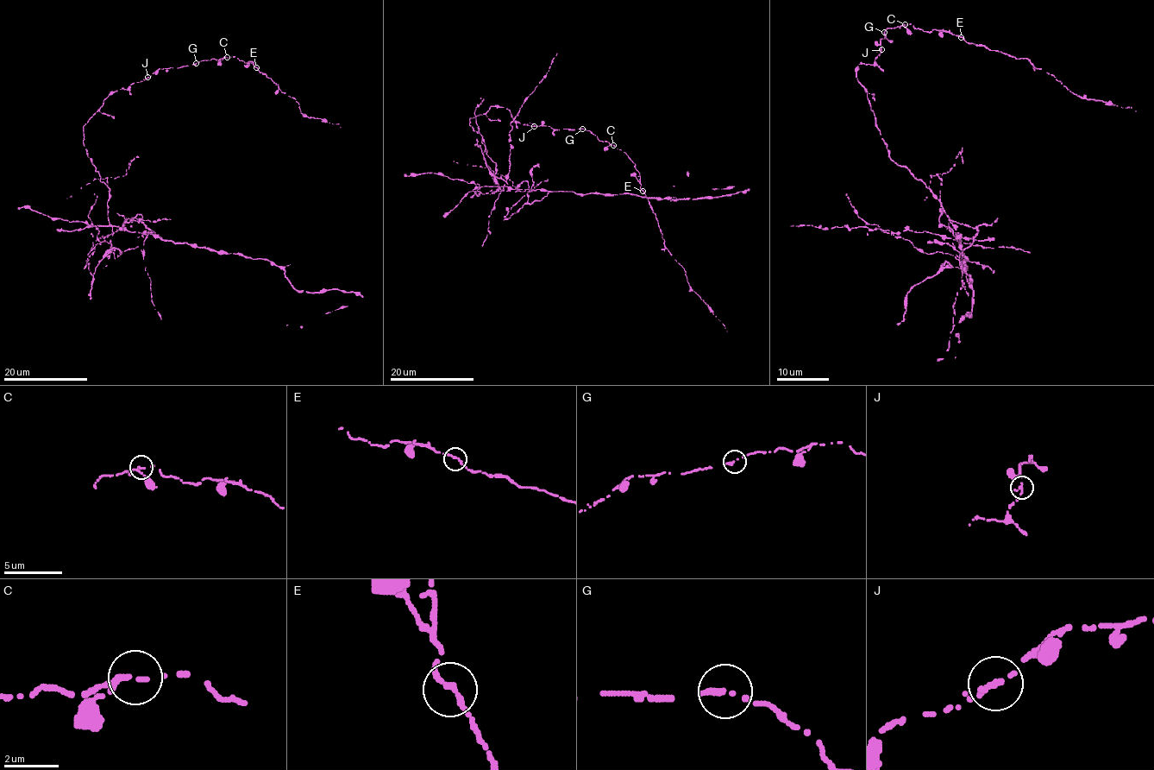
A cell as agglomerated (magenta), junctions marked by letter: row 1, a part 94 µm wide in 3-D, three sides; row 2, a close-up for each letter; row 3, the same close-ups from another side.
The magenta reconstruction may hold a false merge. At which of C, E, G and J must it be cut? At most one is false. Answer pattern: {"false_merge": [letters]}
{"false_merge": ["J"]}

